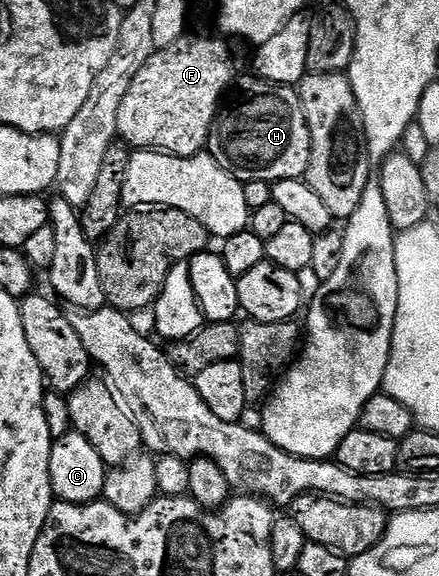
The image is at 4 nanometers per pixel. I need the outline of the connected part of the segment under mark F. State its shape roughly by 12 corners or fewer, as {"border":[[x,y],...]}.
{"border":[[225,38],[177,39],[136,73],[127,148],[207,150],[235,82]]}

